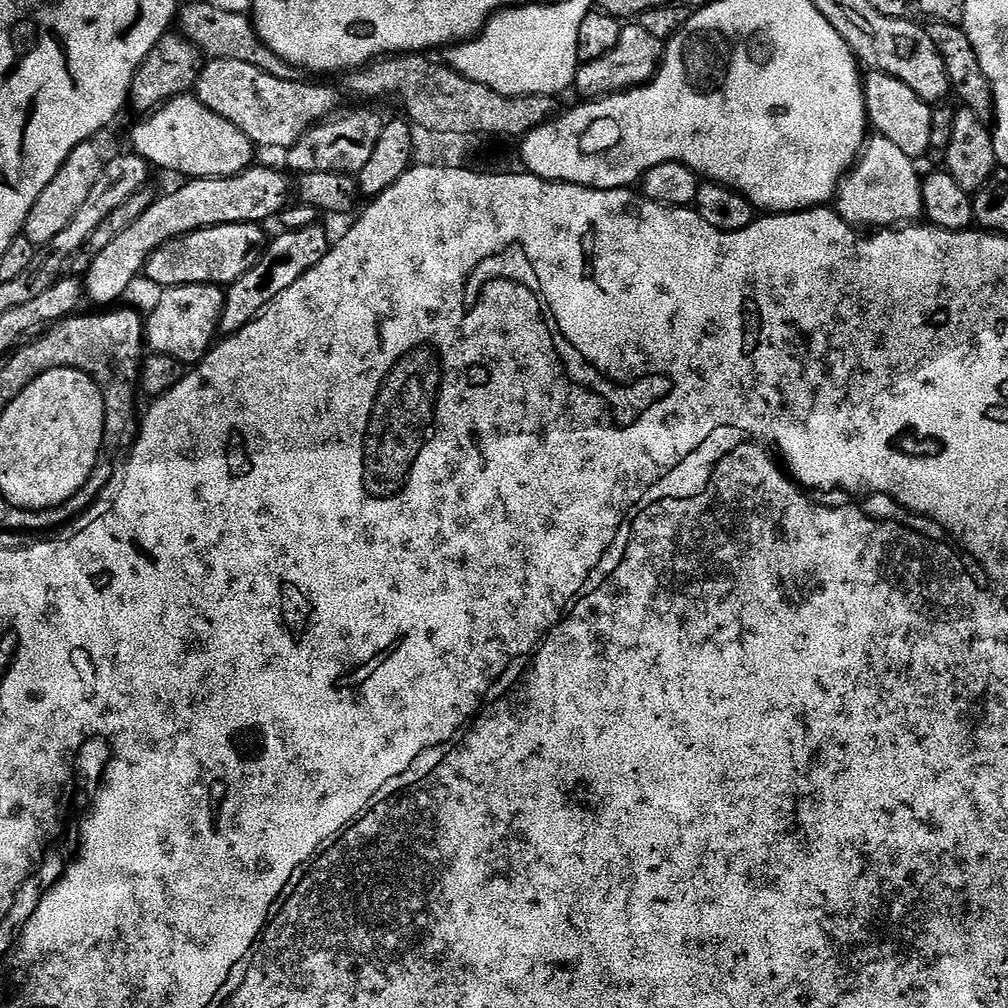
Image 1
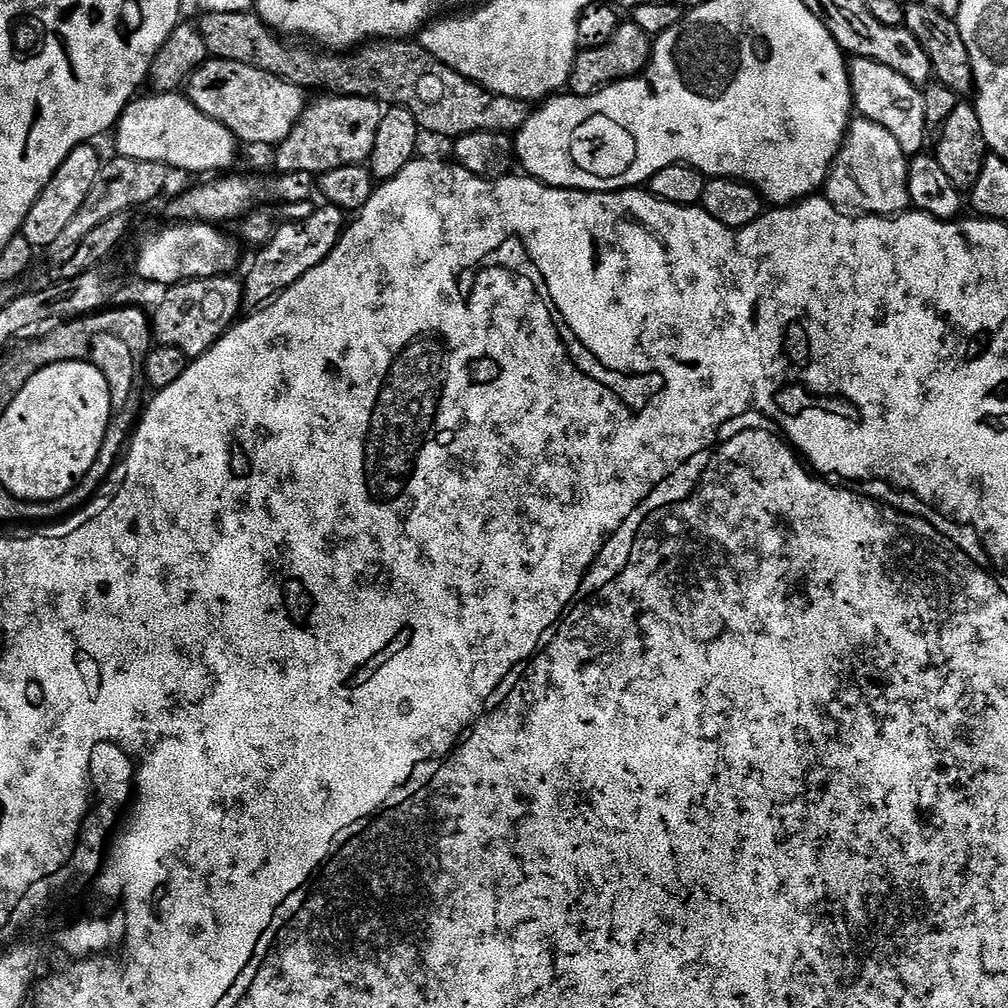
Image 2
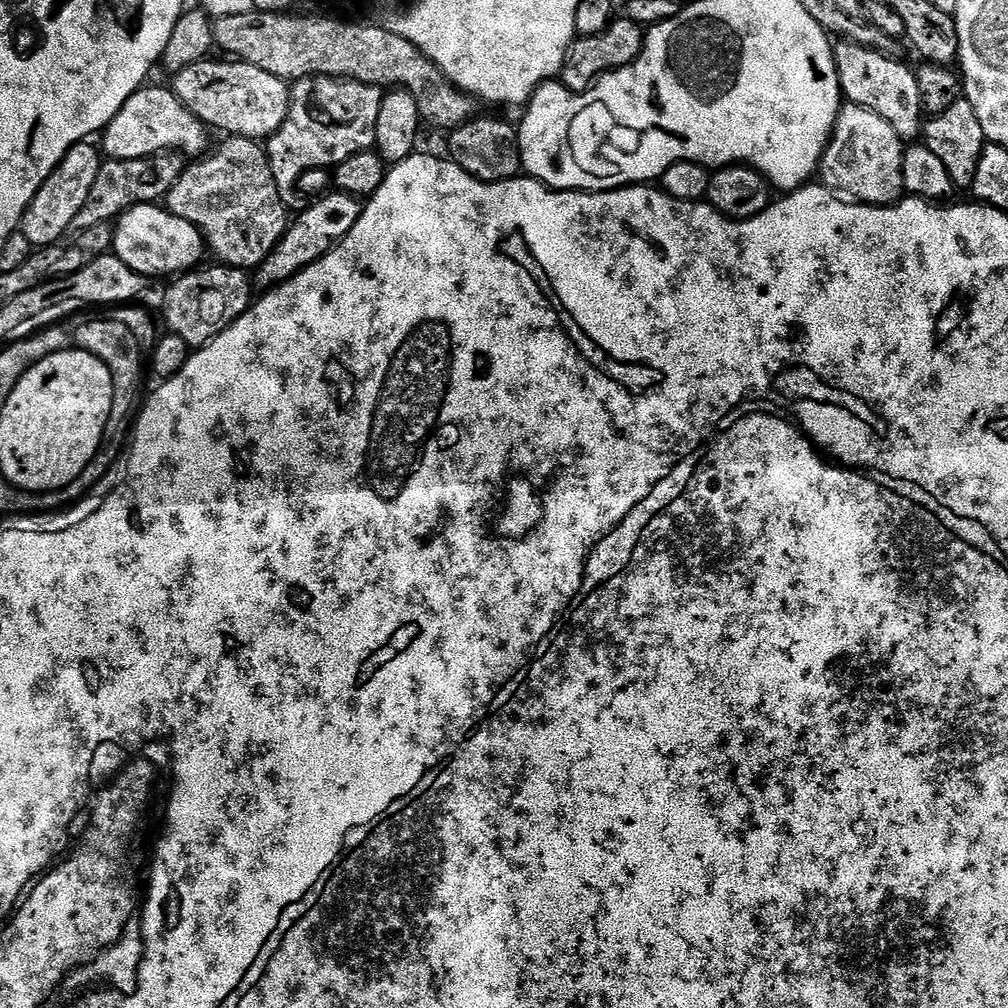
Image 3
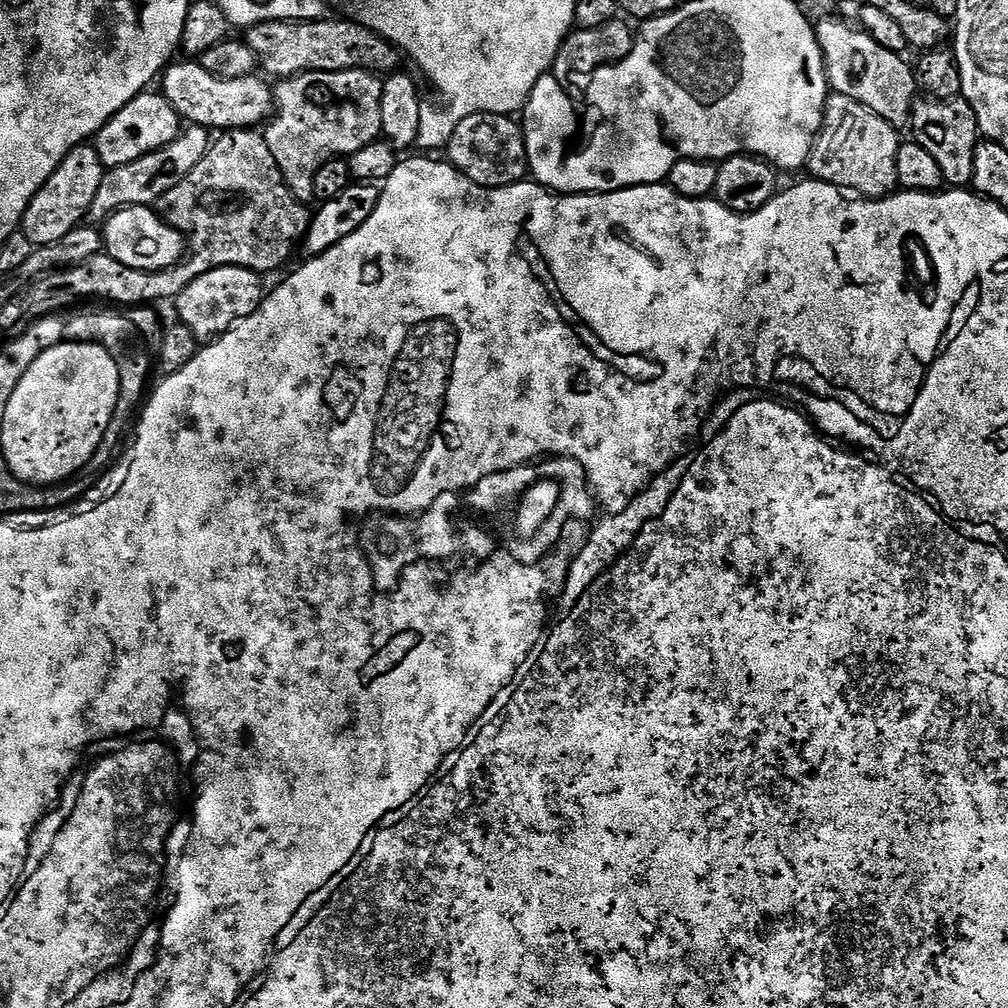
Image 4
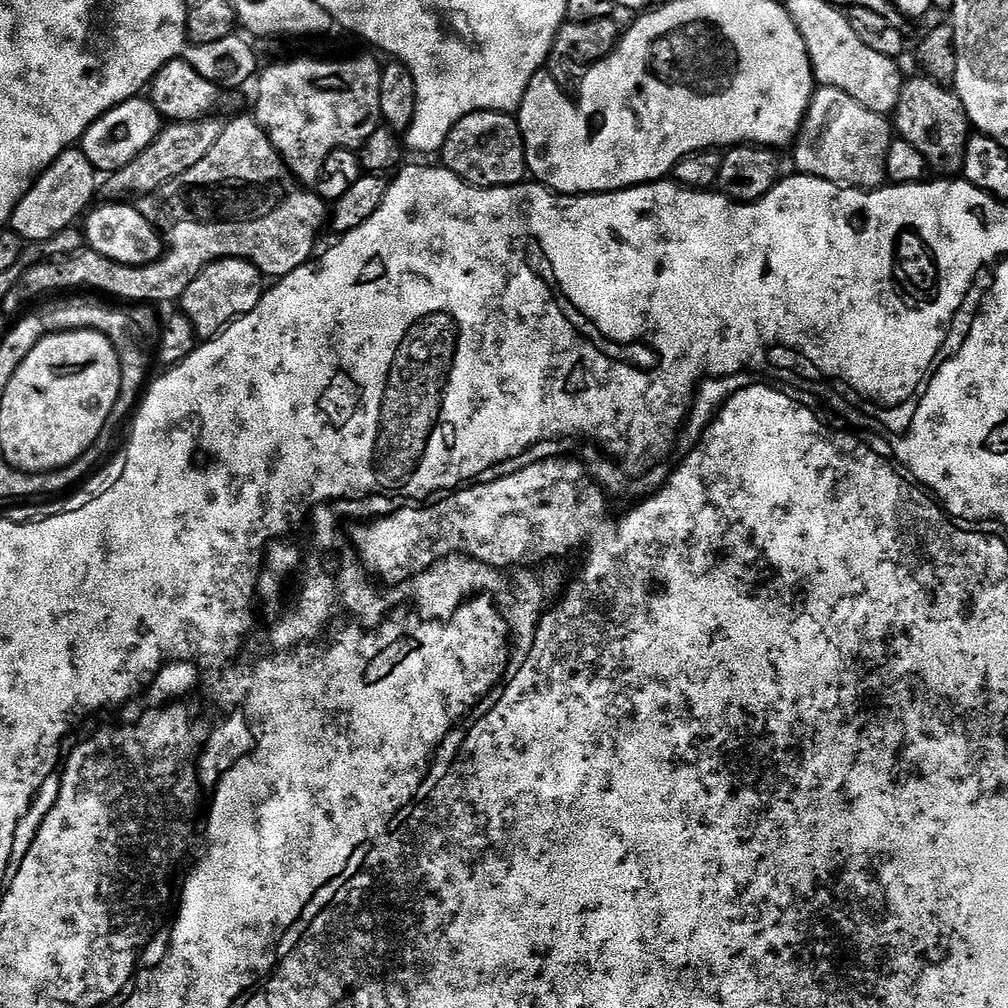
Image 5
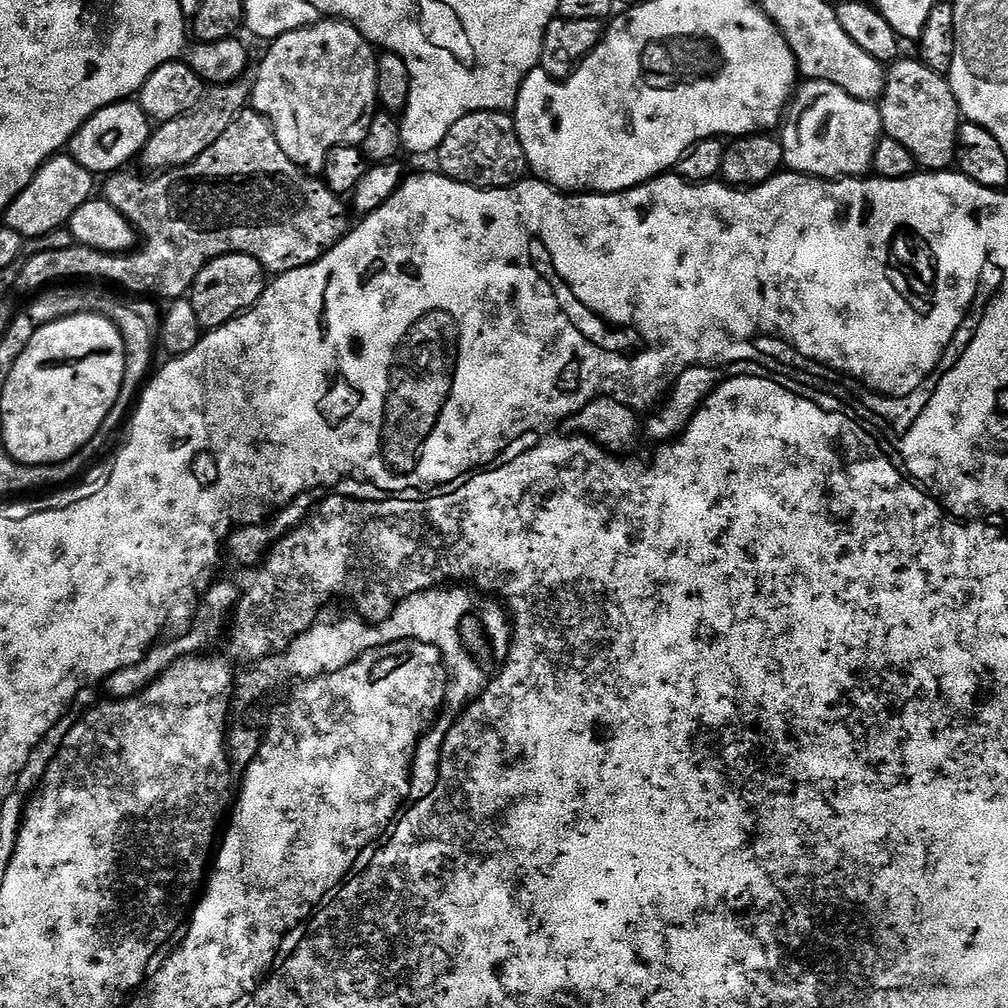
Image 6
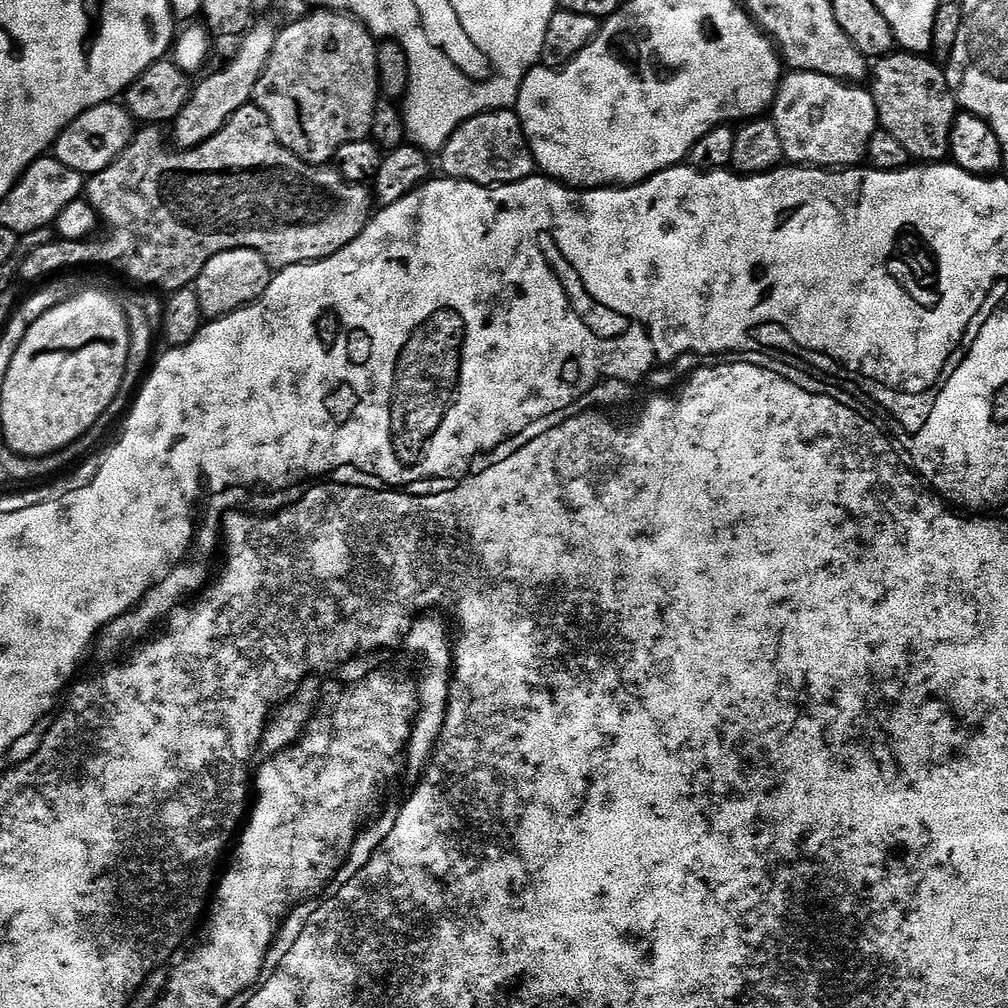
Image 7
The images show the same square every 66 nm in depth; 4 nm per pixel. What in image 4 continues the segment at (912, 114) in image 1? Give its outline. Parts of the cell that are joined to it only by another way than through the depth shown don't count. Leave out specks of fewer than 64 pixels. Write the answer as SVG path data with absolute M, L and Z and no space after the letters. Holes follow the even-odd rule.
M824 18L820 20L821 24L815 25L831 91L837 96L854 98L854 102L866 106L871 112L878 114L878 118L890 122L893 128L907 129L912 105L918 99L913 65L907 64L901 53L886 50L886 46L878 46L878 42L874 42L874 38L870 38L870 34L859 27L851 28L850 25L834 19Z

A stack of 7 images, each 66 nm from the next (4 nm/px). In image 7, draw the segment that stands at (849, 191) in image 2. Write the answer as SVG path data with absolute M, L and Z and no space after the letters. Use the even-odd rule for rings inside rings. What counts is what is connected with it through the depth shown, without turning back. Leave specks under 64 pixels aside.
M795 70L781 79L770 118L778 126L784 159L789 165L839 170L865 163L870 138L878 131L878 121L871 91L860 87L864 86Z

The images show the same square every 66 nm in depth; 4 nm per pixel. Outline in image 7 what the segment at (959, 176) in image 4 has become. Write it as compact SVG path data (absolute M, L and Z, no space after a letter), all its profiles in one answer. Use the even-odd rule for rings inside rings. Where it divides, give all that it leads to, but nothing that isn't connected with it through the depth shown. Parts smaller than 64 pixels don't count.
M903 50L893 51L892 55L884 56L881 60L875 61L874 67L870 72L870 91L874 102L876 103L876 119L879 127L885 132L894 134L894 138L898 138L898 142L902 142L902 146L906 146L909 157L916 162L944 162L949 159L948 151L950 150L950 130L952 129L952 123L956 121L958 115L958 105L956 102L956 96L950 90L948 85L948 74L947 71L935 59L929 58L924 54L913 54L905 52Z

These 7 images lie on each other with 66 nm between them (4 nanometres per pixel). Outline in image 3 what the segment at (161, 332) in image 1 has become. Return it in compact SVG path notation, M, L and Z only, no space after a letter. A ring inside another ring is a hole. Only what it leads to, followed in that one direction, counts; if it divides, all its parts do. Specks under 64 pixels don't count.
M215 267L193 270L173 279L169 283L172 285L169 286L168 293L165 296L163 293L162 296L167 331L182 338L192 350L199 350L218 338L218 334L225 332L243 312L248 311L254 300L254 284L245 269Z

